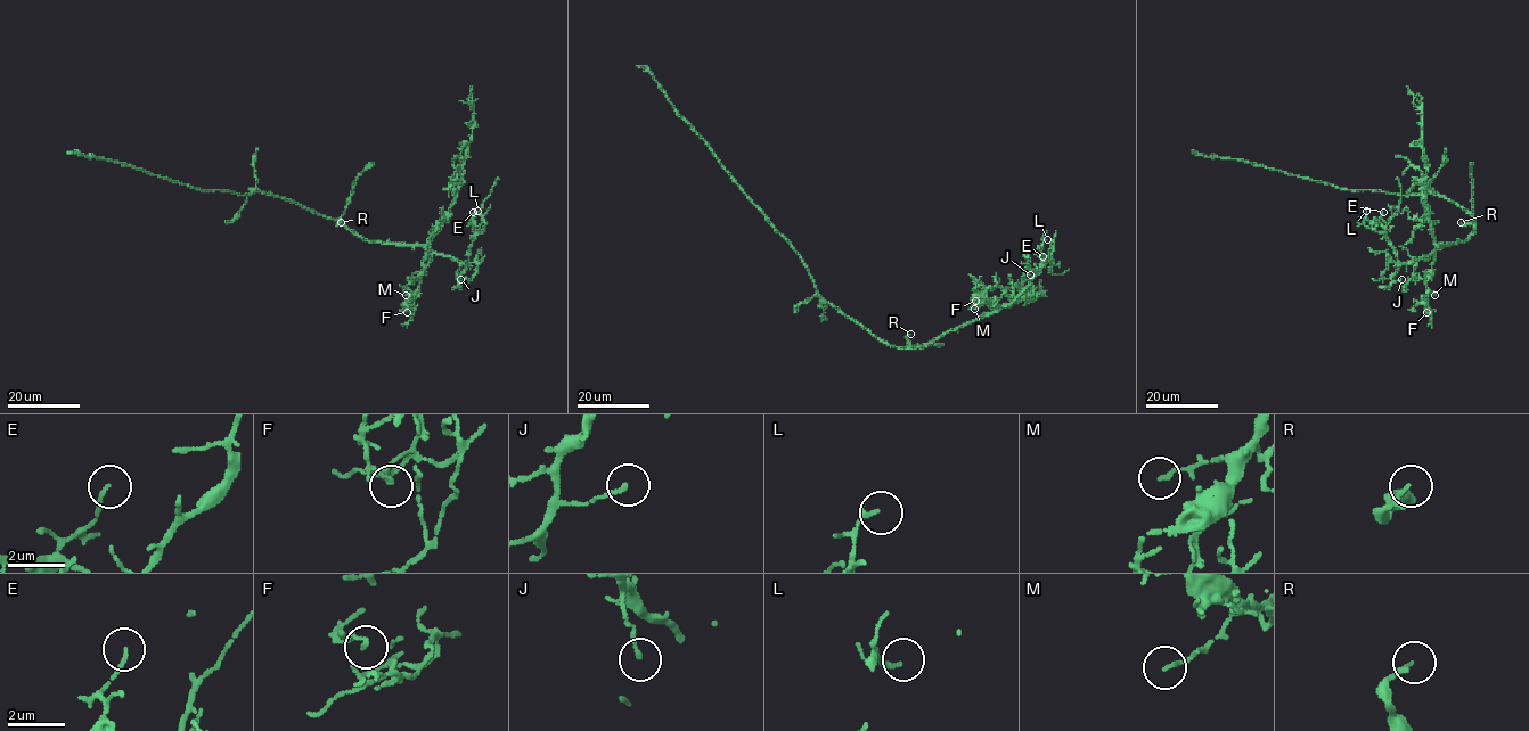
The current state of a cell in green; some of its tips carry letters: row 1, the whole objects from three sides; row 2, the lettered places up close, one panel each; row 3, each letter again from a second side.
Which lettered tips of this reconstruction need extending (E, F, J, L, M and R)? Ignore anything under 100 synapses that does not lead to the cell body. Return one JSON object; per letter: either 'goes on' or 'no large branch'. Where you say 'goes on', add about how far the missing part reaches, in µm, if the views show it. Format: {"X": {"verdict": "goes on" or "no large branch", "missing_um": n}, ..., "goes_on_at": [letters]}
{"E": {"verdict": "no large branch"}, "F": {"verdict": "no large branch"}, "J": {"verdict": "no large branch"}, "L": {"verdict": "no large branch"}, "M": {"verdict": "no large branch"}, "R": {"verdict": "no large branch"}, "goes_on_at": []}

